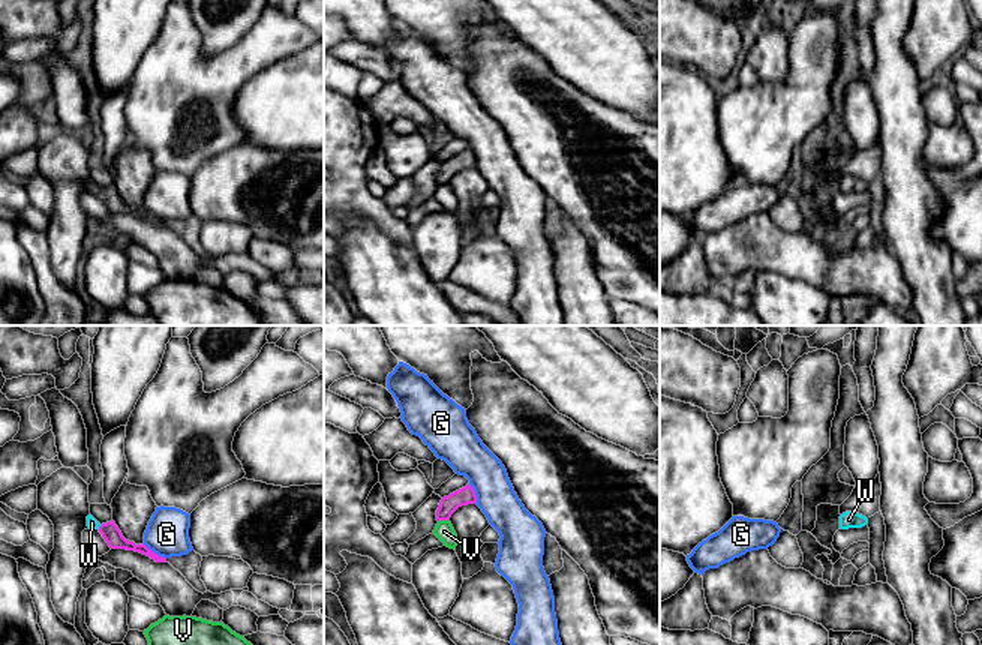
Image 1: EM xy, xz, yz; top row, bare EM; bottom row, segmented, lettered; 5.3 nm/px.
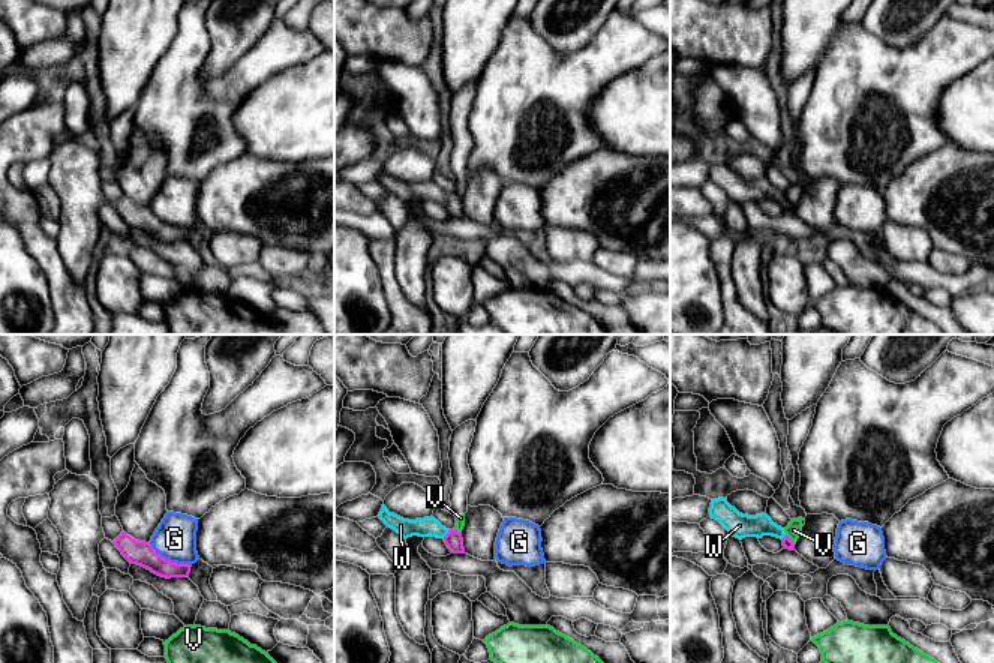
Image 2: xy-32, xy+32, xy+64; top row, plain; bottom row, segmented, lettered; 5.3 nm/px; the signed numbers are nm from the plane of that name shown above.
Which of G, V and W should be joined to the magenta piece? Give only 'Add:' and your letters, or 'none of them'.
Add: W

